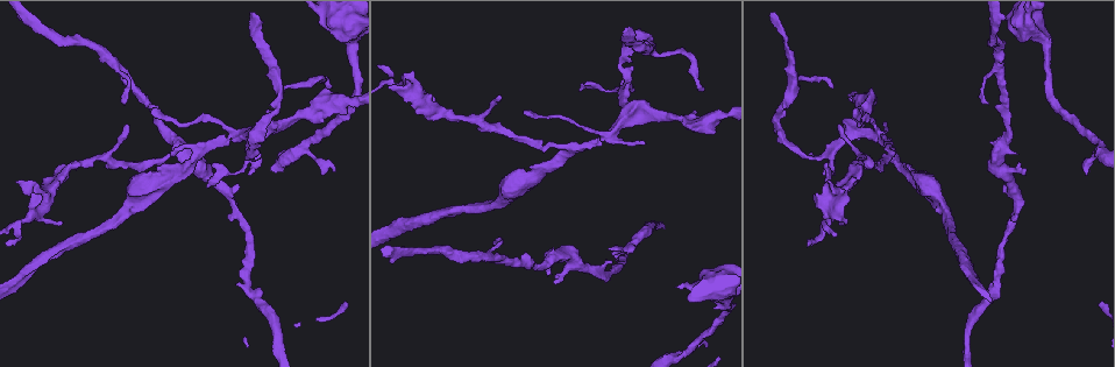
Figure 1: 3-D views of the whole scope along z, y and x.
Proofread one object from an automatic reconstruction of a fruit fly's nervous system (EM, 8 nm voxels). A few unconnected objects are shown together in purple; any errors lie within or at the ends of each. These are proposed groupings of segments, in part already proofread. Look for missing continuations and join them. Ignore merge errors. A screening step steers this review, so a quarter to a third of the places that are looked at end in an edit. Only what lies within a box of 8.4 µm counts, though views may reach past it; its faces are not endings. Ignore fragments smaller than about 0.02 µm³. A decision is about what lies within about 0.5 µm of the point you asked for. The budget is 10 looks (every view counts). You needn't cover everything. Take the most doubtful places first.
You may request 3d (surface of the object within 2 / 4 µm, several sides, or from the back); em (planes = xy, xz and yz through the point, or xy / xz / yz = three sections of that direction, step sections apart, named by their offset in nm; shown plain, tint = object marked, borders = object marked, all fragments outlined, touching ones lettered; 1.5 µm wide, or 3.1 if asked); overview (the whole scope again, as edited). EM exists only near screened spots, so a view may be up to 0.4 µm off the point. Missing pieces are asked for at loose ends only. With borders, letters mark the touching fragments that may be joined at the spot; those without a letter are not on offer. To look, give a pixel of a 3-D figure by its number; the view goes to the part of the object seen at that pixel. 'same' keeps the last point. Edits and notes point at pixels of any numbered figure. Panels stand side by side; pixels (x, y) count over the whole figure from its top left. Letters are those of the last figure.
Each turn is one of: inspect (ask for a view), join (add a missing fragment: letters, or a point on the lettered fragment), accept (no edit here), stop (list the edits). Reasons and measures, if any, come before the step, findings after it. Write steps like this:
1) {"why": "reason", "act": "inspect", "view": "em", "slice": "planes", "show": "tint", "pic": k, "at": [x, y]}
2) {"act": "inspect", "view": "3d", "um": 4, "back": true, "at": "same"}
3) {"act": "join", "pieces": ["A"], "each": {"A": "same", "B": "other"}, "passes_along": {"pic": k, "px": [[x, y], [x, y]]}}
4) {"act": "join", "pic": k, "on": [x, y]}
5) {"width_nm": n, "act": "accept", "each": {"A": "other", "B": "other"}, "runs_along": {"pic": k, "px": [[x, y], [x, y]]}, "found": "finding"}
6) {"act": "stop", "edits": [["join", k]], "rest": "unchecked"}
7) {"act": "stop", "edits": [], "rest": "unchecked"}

{"why": "branch stops here", "act": "inspect", "view": "em", "slice": "planes", "show": "borders", "pic": 1, "at": [707, 346]}

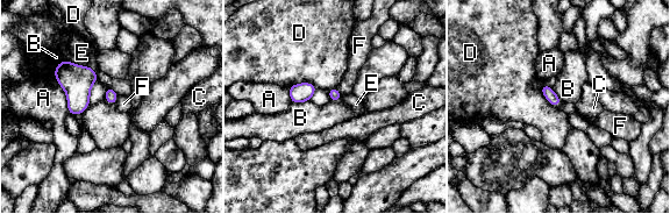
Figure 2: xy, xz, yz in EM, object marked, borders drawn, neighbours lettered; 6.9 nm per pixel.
{"act": "accept", "each": {"A": "other", "B": "other", "C": "other", "D": "other", "E": "other", "F": "other"}, "border": {"pic": 2, "px": [[119, 95], [114, 104]]}, "found": "none of them fits"}

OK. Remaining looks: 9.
{"why": "an open end", "act": "inspect", "view": "em", "slice": "planes", "show": "borders", "pic": 1, "at": [62, 222]}

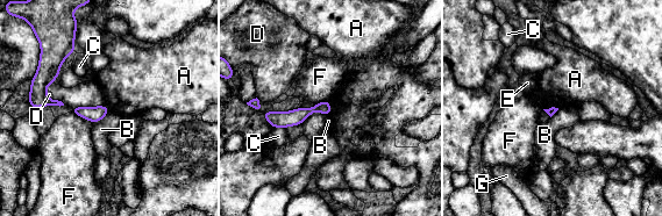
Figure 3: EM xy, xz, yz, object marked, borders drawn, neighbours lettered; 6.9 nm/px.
{"act": "accept", "each": {"A": "other", "B": "other", "C": "other", "D": "other", "E": "other", "F": "other", "G": "other"}, "runs_along": {"pic": 3, "px": [[327, 106], [296, 117], [268, 115]]}, "found": "no lettered fragment goes on from it"}

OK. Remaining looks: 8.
{"why": "thin end", "act": "inspect", "view": "3d", "um": 2, "back": true, "pic": 1, "at": [1024, 168]}

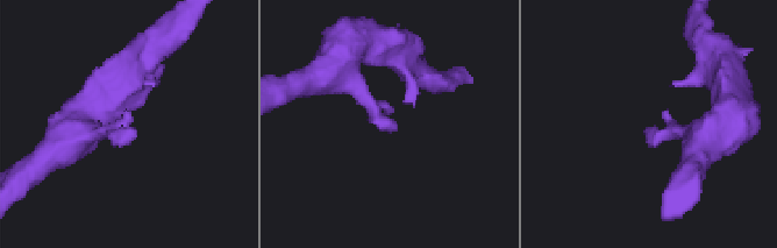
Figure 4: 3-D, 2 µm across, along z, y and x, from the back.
{"why": "shape alone is not enough", "act": "inspect", "view": "em", "slice": "xz", "step": 4, "show": "tint", "pic": 4, "at": [389, 131]}

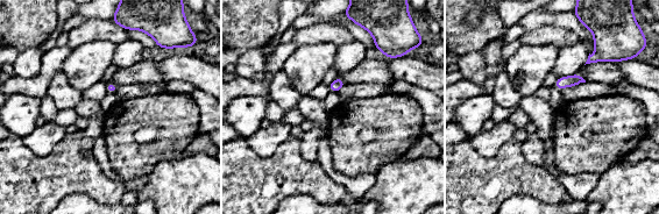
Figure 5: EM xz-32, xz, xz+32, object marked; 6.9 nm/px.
{"act": "inspect", "view": "em", "slice": "planes", "show": "borders", "at": "same"}

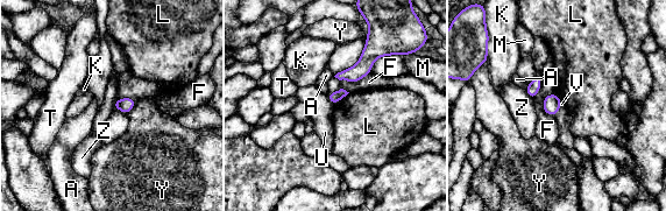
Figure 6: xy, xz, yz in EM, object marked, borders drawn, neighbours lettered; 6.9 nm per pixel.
{"act": "accept", "each": {"A": "other", "F": "other", "K": "other", "L": "other", "M": "other", "T": "other", "U": "other", "V": "other", "Y": "other", "Z": "other"}, "border": {"pic": 6, "px": [[561, 104], [553, 117]]}, "found": "no lettered fragment goes on from it"}

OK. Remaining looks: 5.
{"why": "tapers out", "act": "inspect", "view": "em", "slice": "planes", "show": "borders", "pic": 1, "at": [327, 87]}

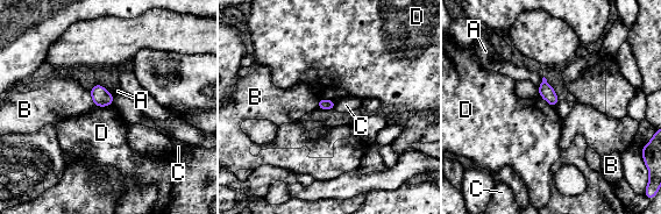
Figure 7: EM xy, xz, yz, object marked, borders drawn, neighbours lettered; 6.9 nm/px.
{"act": "accept", "each": {"A": "other", "B": "other", "C": "other", "D": "other"}, "border": {"pic": 7, "px": [[112, 104], [94, 106]]}, "found": "no lettered fragment goes on from it"}

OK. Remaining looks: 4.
{"act": "stop", "edits": [], "rest": "unchecked"}

